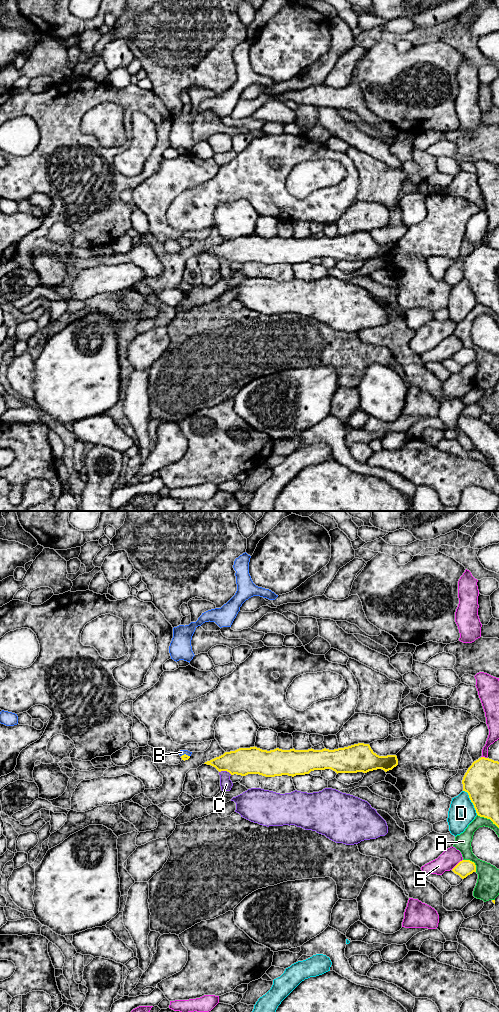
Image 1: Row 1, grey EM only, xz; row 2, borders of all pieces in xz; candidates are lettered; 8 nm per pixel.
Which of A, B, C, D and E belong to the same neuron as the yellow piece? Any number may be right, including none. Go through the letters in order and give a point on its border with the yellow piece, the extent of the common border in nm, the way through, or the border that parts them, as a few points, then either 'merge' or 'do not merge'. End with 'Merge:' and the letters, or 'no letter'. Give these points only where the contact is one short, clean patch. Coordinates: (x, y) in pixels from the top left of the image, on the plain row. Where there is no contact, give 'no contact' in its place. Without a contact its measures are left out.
A: meets yellow in xz at (473, 350); contact 150 nm long; do not merge
B: meets yellow in xz at (185, 242); contact 70 nm long; runs through xz (184, 245), (185, 242), (181, 240); merge
C: meets yellow in xz at (225, 258); contact 110 nm long; do not merge
D: meets yellow in xz at (471, 289); contact 240 nm long; do not merge
E: meets yellow in xz at (457, 352); contact 130 nm long; do not merge
Merge: B

